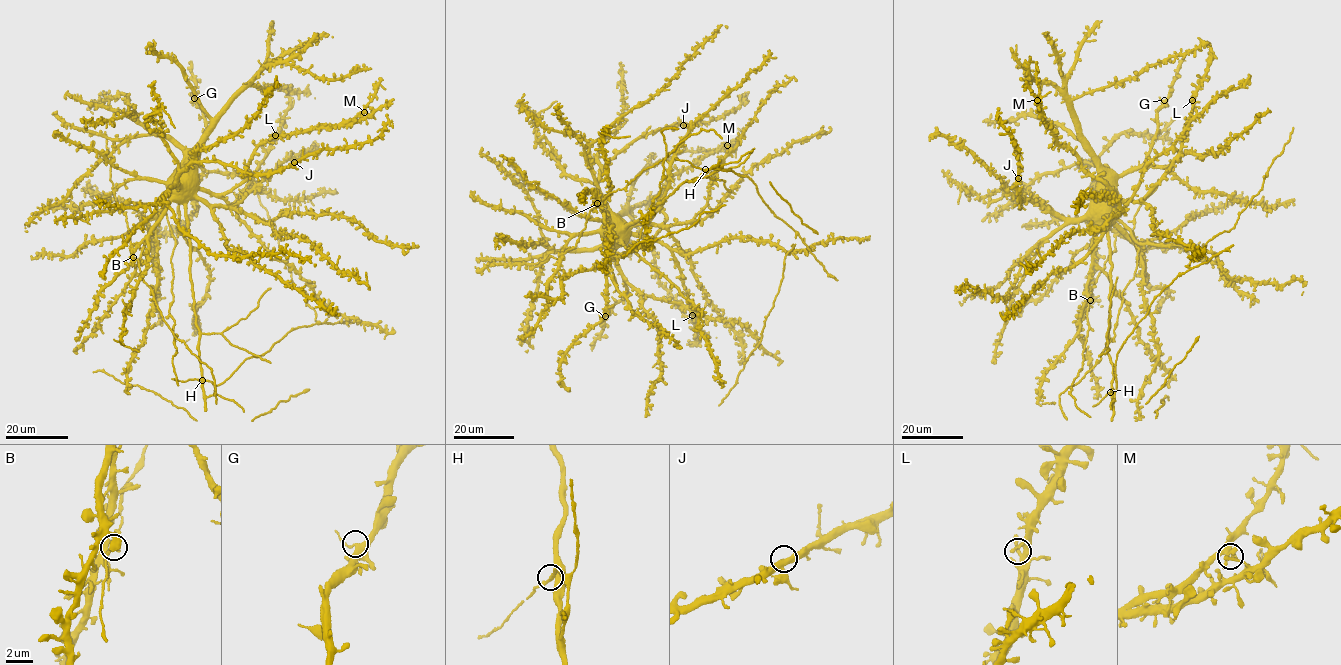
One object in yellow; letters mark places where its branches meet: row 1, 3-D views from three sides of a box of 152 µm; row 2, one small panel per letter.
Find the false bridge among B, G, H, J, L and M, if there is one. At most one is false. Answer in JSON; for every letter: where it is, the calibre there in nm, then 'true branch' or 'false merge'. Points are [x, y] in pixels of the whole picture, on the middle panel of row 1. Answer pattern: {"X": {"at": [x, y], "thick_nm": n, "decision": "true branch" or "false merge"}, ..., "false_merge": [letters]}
{"B": {"at": [597, 203], "thick_nm": 320, "decision": "true branch"}, "G": {"at": [605, 316], "thick_nm": 360, "decision": "true branch"}, "H": {"at": [705, 169], "thick_nm": 320, "decision": "true branch"}, "J": {"at": [683, 125], "thick_nm": 360, "decision": "true branch"}, "L": {"at": [692, 315], "thick_nm": 360, "decision": "true branch"}, "M": {"at": [727, 145], "thick_nm": 320, "decision": "true branch"}, "false_merge": []}

